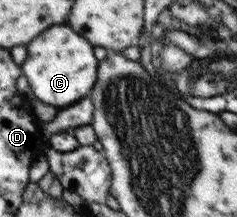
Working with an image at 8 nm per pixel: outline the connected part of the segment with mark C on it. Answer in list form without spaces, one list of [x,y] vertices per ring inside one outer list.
[[[67,24],[51,26],[31,43],[27,44],[27,58],[22,64],[25,81],[33,89],[33,94],[40,102],[55,106],[75,104],[85,98],[95,84],[98,61],[93,56],[93,46],[74,32]]]

